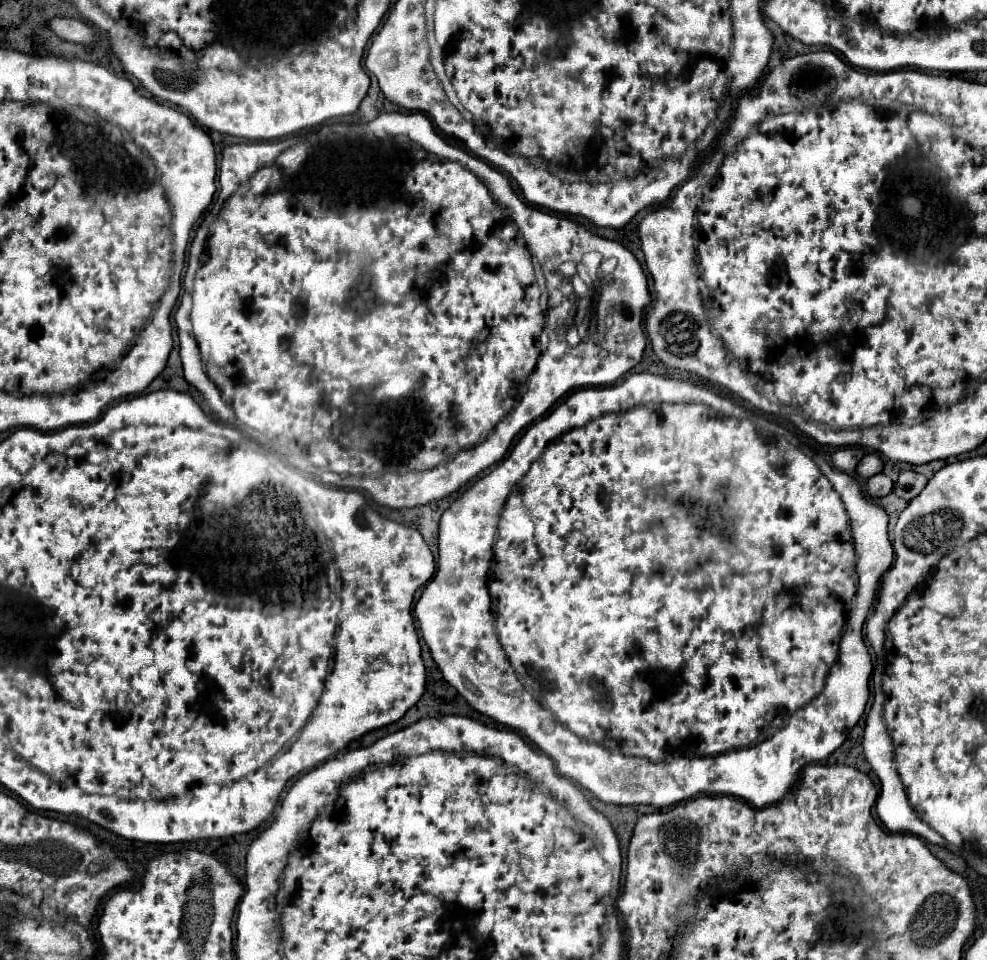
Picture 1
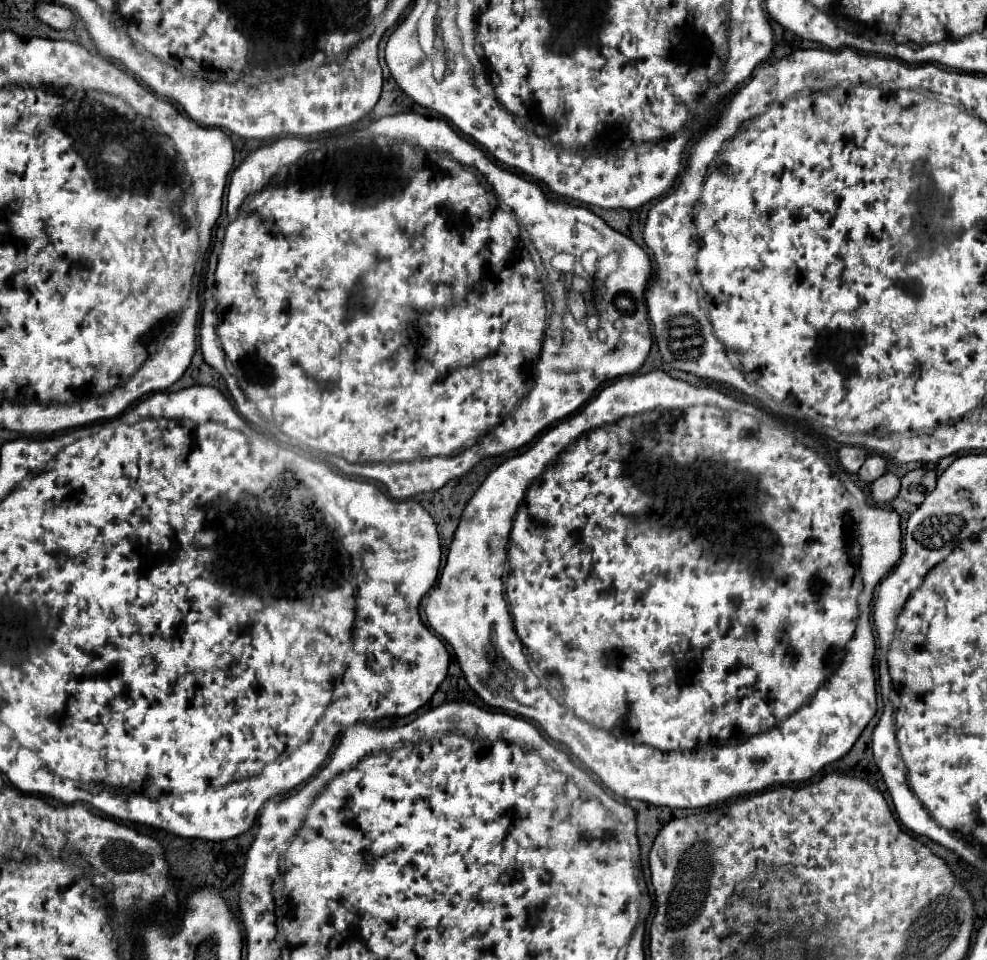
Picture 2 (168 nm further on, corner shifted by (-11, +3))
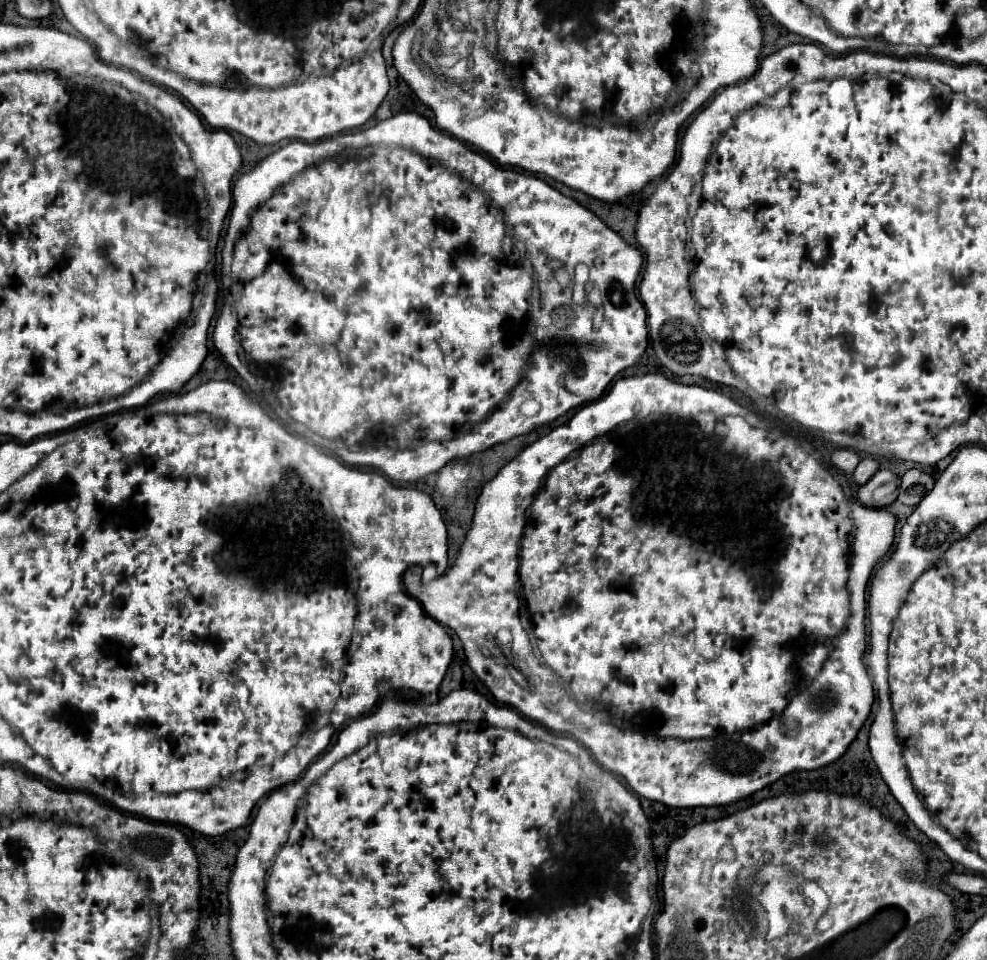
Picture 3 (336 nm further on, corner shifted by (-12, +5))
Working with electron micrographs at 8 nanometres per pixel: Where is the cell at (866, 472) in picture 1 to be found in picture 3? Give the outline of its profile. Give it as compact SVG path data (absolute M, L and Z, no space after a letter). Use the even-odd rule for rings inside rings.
M864 457L852 475L858 485L864 485L876 471L878 471L878 461L874 457Z

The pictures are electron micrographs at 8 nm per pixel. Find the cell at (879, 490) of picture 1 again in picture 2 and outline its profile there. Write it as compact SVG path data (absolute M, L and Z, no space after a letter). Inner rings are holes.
M885 473L881 475L877 481L871 483L871 497L877 505L885 505L891 503L897 495L899 495L899 477L893 473Z

